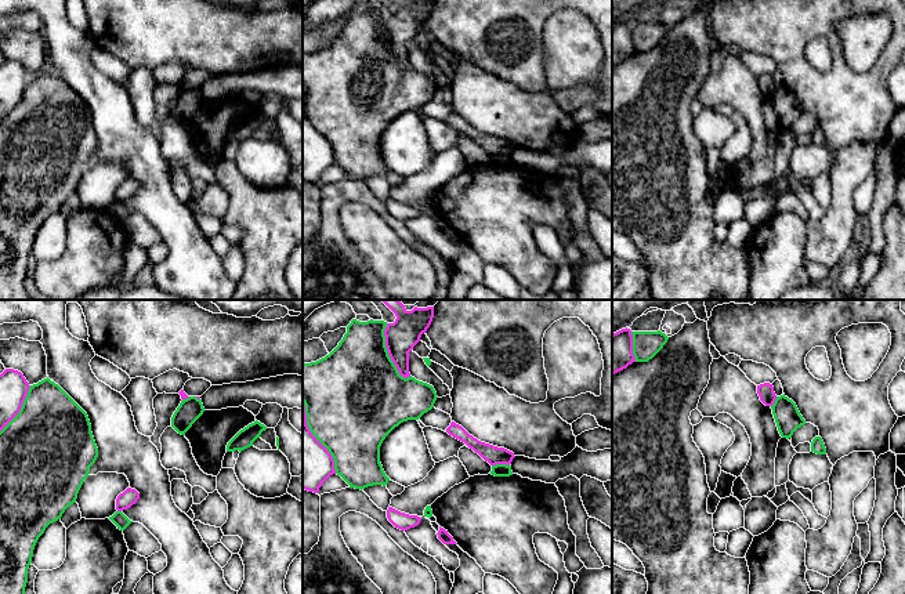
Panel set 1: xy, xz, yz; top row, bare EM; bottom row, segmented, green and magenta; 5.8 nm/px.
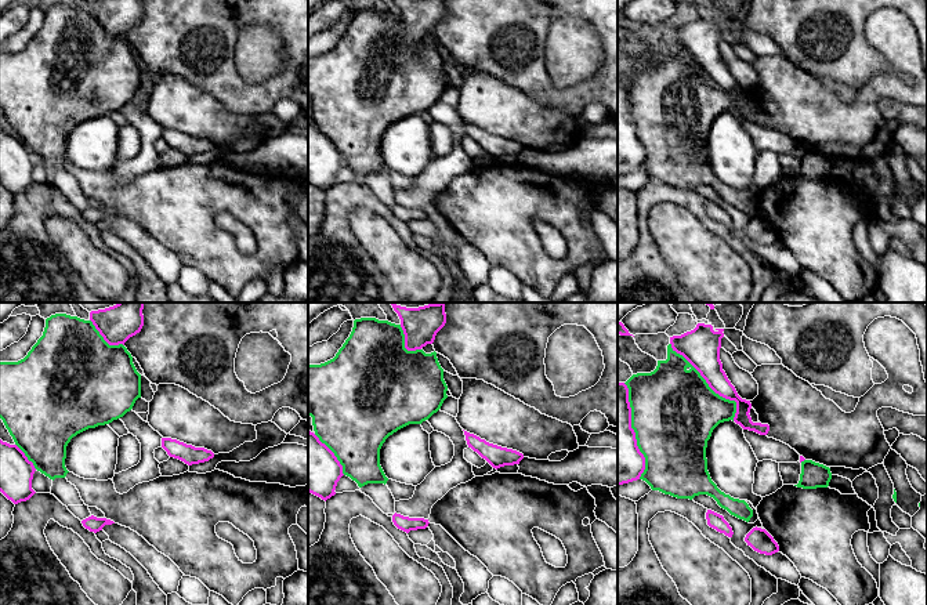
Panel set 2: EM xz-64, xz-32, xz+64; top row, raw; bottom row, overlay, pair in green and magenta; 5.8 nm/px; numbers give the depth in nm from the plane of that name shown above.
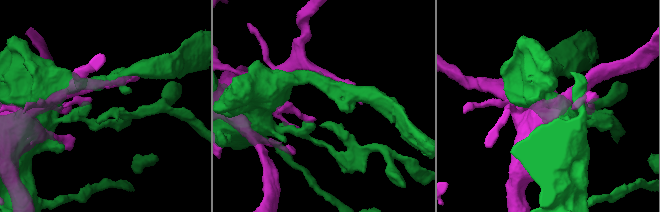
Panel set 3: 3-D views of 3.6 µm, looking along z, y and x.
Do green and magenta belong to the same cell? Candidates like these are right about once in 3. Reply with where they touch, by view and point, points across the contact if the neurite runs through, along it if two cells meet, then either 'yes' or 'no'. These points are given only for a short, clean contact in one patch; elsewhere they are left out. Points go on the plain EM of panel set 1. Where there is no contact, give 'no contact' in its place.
contact xz (387, 43); no

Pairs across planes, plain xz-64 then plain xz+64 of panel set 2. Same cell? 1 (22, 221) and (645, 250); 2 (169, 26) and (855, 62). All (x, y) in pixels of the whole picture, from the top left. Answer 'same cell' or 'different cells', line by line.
1: same cell
2: same cell

